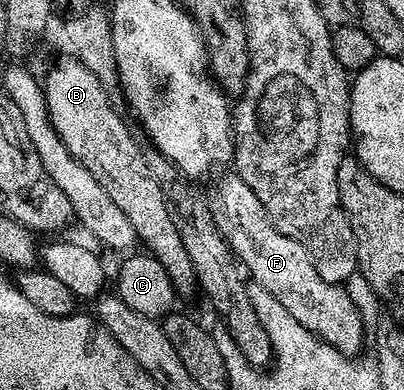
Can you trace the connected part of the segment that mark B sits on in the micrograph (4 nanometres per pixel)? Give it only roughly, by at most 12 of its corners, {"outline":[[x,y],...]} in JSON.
{"outline":[[79,59],[42,92],[64,149],[92,173],[179,296],[195,294],[162,185]]}

